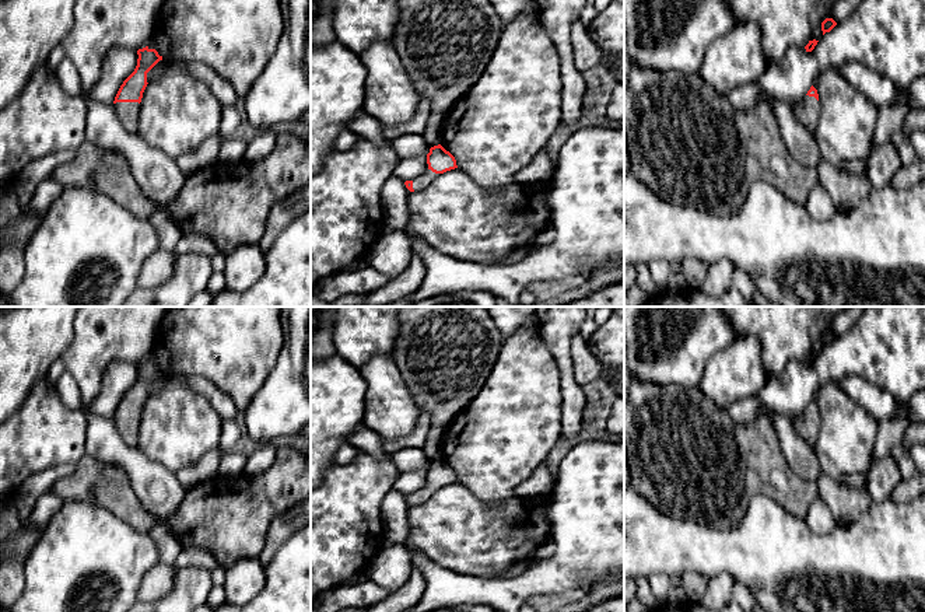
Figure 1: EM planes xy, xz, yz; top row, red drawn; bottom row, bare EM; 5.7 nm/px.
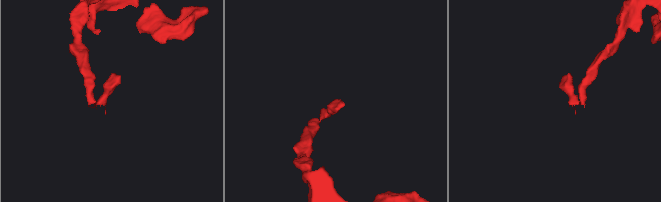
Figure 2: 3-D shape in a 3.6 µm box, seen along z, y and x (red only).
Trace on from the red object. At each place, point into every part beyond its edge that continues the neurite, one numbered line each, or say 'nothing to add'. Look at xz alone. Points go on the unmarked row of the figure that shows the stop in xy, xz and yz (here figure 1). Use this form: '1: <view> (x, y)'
1: xz (427, 490)

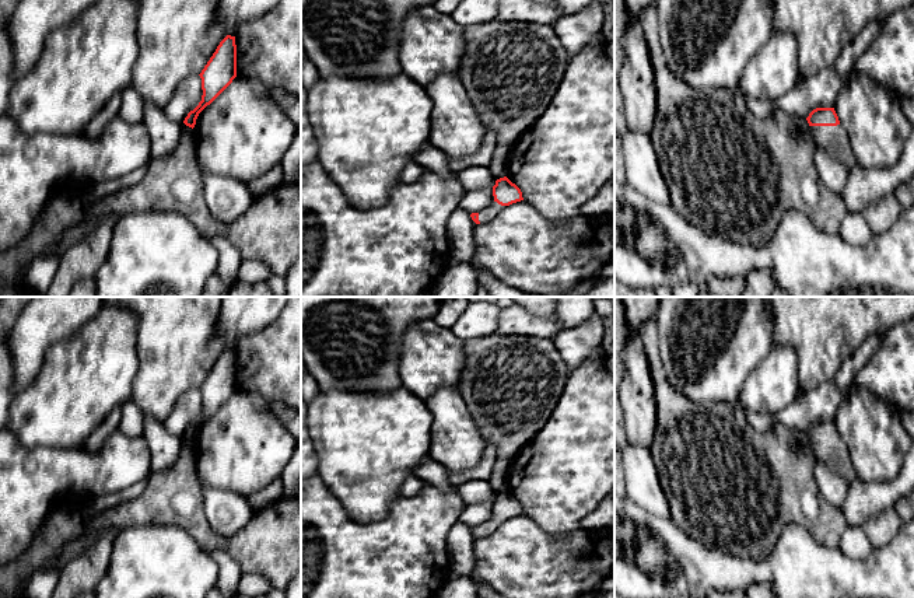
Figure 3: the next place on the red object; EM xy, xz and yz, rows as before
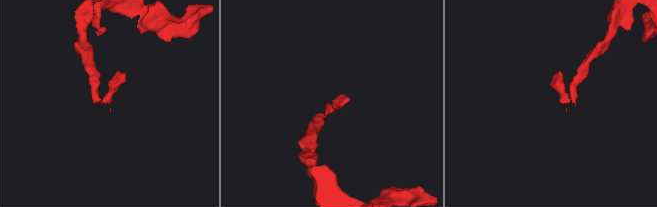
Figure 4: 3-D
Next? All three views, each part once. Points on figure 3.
1: yz (834, 454)

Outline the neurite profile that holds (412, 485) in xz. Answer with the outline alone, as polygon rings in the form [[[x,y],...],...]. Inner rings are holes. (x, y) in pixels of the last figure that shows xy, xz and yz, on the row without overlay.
[[[413,473],[403,480],[399,493],[402,497],[414,497],[423,487],[424,480],[421,480]]]

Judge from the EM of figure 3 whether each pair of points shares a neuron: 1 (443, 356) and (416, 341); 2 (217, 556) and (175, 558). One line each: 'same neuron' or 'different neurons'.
1: same neuron
2: different neurons

